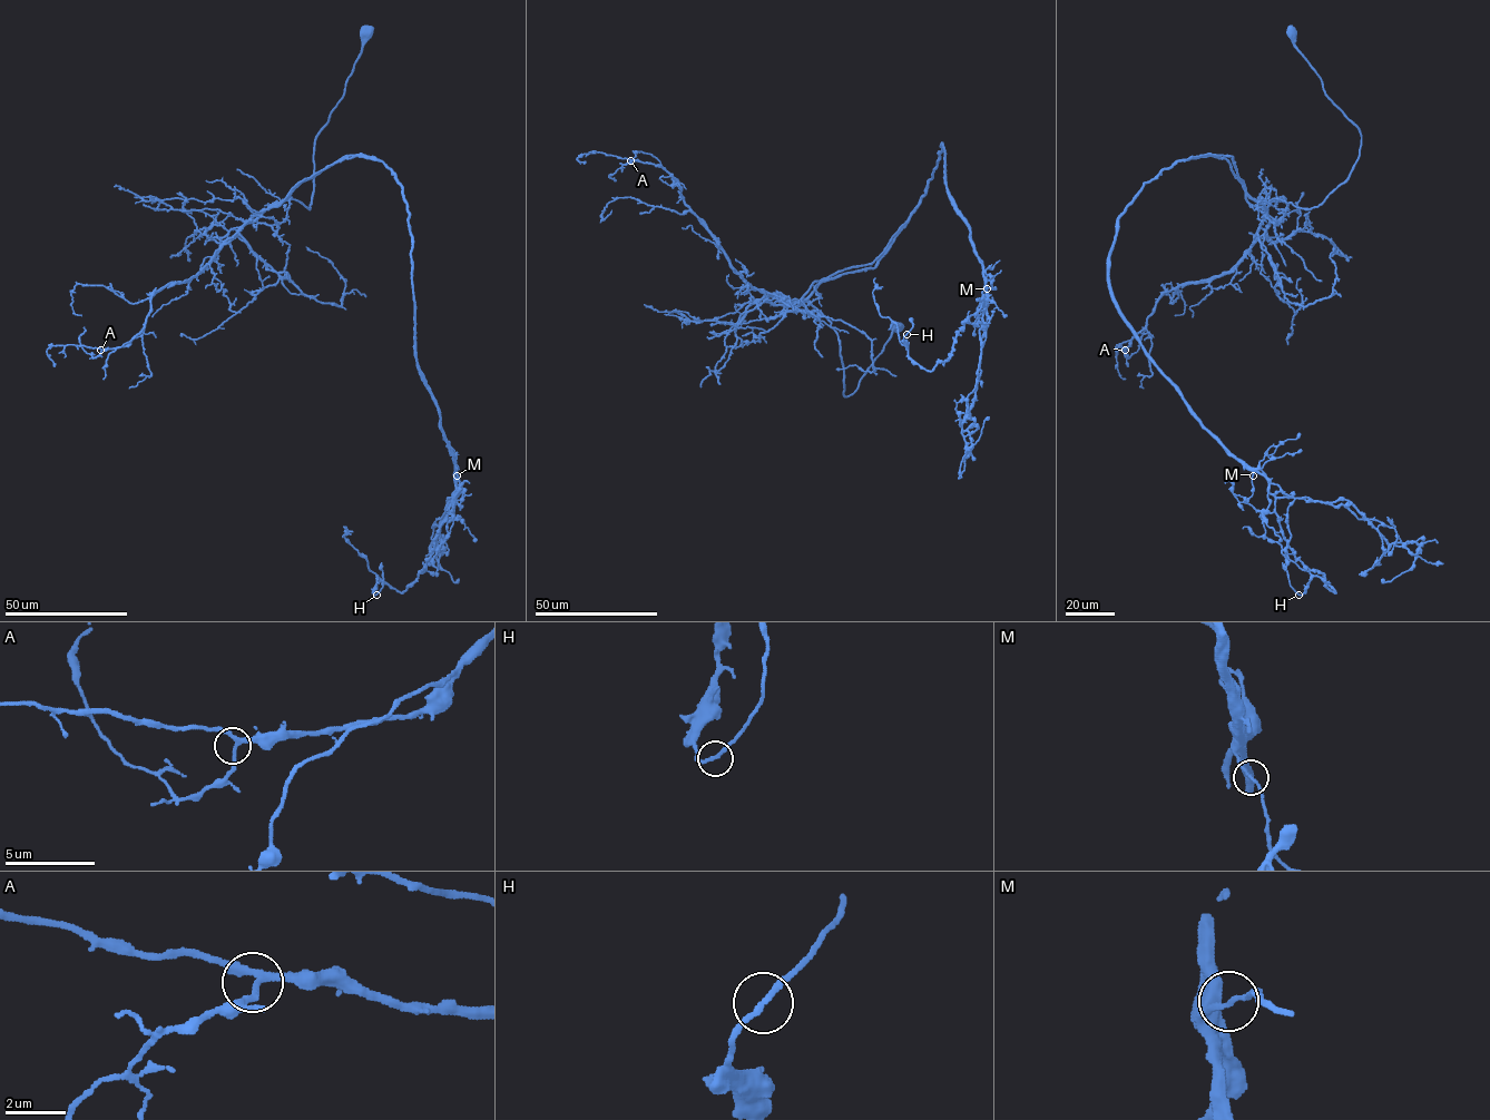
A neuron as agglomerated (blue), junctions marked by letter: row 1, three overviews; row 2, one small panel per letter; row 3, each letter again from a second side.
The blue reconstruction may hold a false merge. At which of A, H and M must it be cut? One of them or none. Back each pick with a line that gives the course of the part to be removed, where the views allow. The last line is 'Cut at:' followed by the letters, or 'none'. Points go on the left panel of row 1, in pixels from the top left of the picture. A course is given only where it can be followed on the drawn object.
M: Course of the part to remove: (457, 475), (452, 510), (453, 455), (418, 366), (407, 204), (381, 160), (343, 158), (252, 222), (114, 186)
Cut at: M

